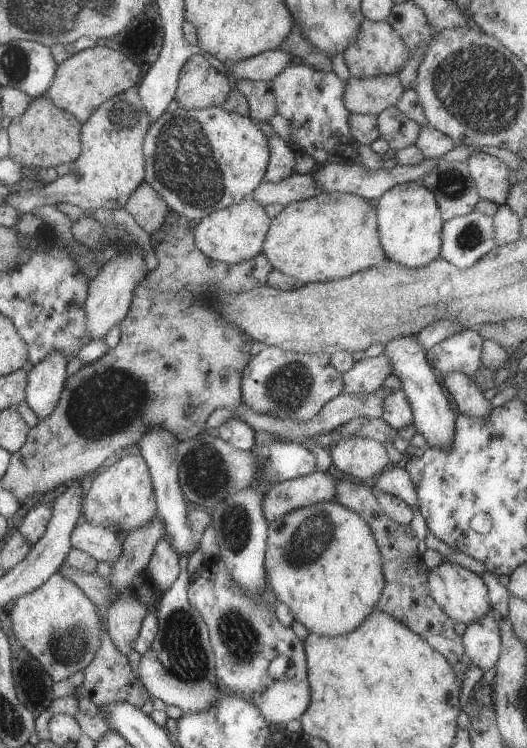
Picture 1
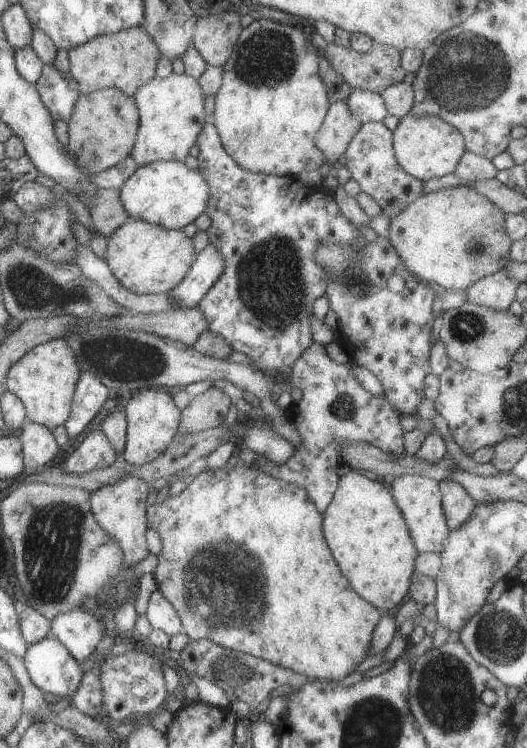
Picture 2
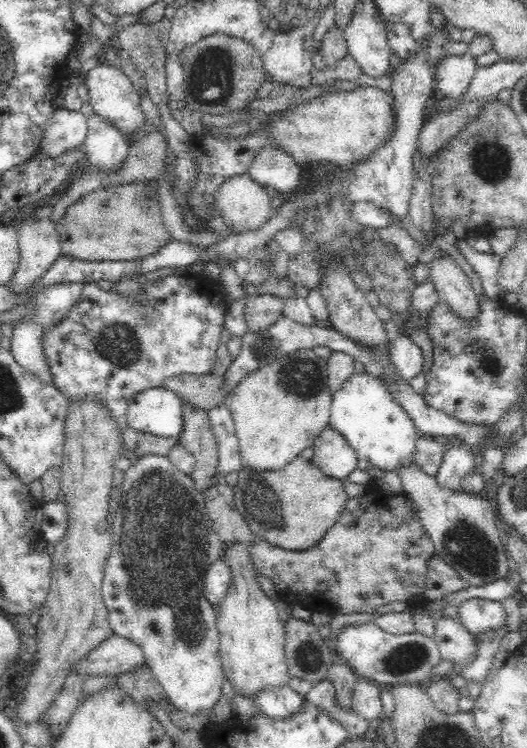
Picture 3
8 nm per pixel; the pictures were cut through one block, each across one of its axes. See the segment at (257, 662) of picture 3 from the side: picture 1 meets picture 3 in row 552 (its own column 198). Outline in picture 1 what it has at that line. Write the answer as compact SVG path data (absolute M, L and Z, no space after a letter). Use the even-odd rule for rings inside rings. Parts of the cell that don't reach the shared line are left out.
M246 197L240 202L231 204L222 210L214 211L208 214L200 222L197 222L195 227L194 238L198 250L208 255L215 261L220 261L226 264L241 263L248 259L254 258L258 253L262 252L263 244L267 237L272 220L266 215L264 207L254 198Z

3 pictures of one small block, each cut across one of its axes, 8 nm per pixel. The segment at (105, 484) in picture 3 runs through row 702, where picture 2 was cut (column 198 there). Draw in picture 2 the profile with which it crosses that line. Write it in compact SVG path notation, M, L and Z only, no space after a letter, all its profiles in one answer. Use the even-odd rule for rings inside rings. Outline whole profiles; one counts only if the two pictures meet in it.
M226 10L198 18L192 45L208 65L223 67L230 58L243 29L240 17Z

